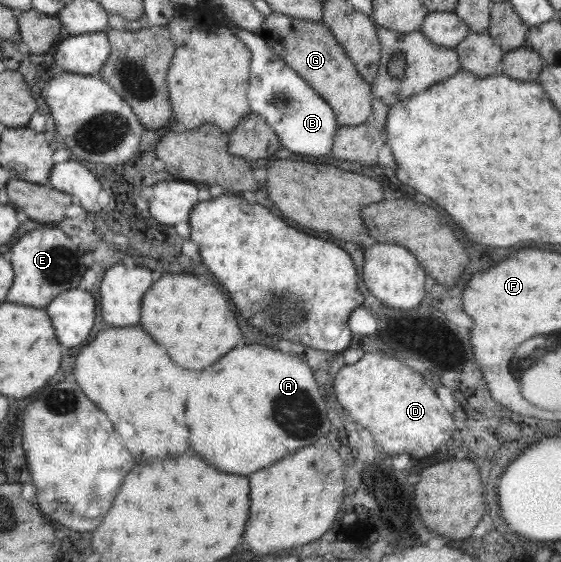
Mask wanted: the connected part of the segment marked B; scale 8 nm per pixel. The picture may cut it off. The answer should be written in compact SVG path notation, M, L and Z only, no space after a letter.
M233 25L232 34L242 42L251 53L248 74L249 85L246 99L250 110L258 114L266 125L276 134L280 147L302 155L326 155L332 148L334 134L338 128L332 108L308 87L292 69L269 47L257 33L249 32Z

